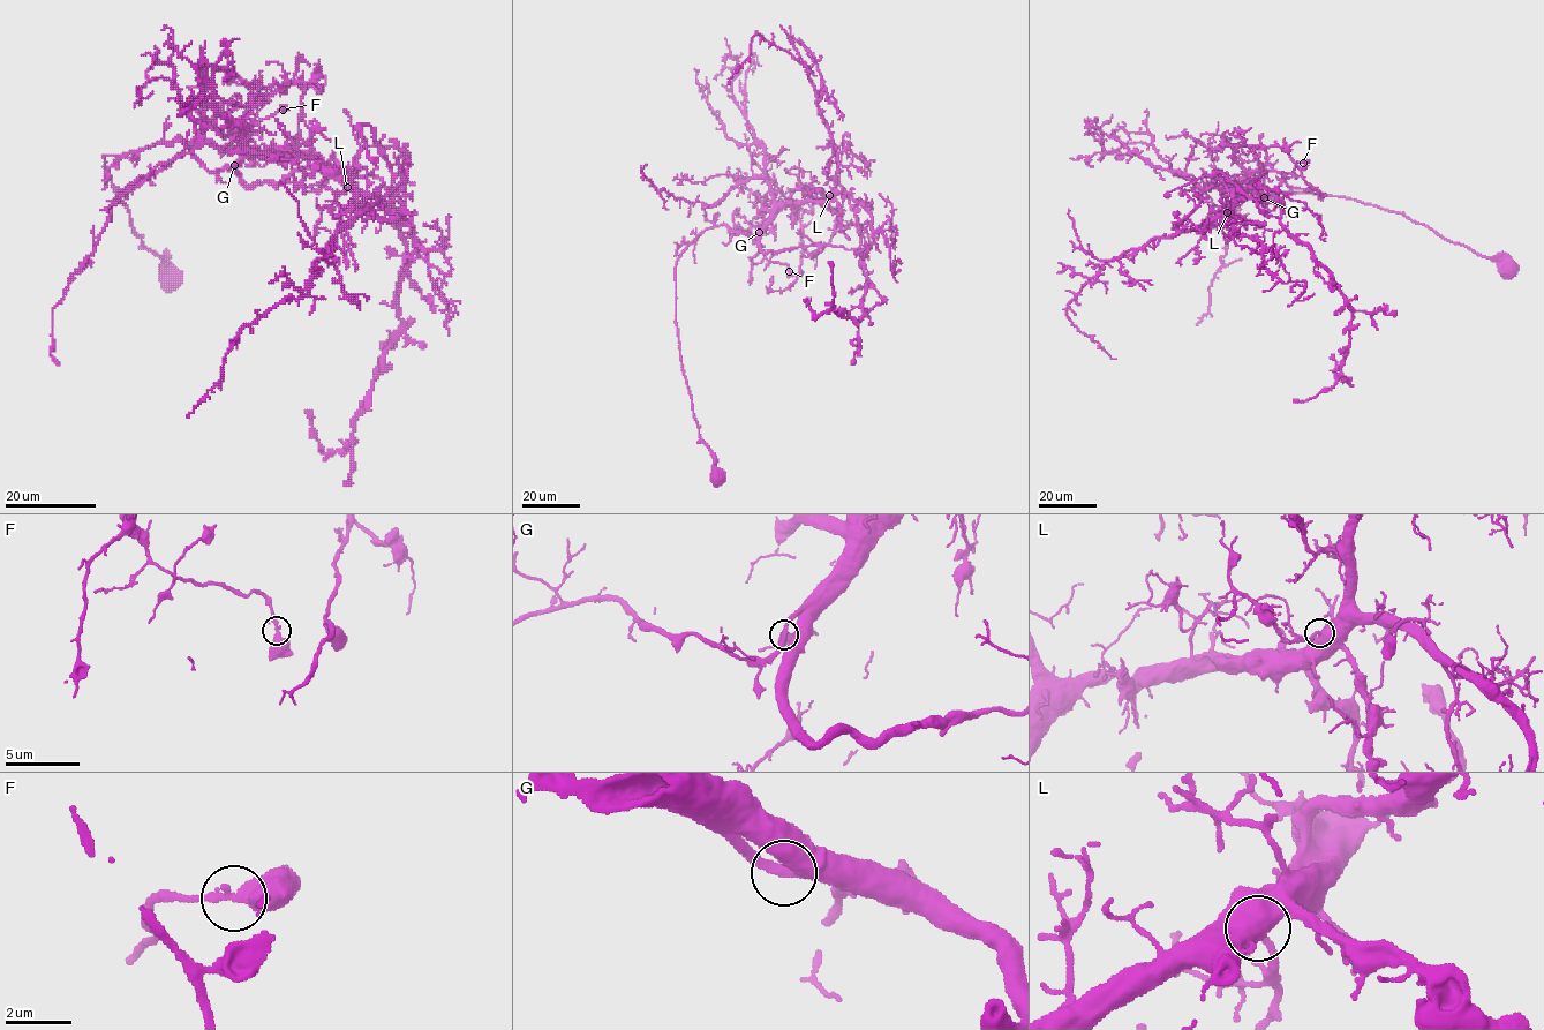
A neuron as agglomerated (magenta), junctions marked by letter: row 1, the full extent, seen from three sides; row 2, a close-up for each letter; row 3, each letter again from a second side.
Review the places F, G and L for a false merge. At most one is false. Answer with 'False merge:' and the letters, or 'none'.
False merge: none

